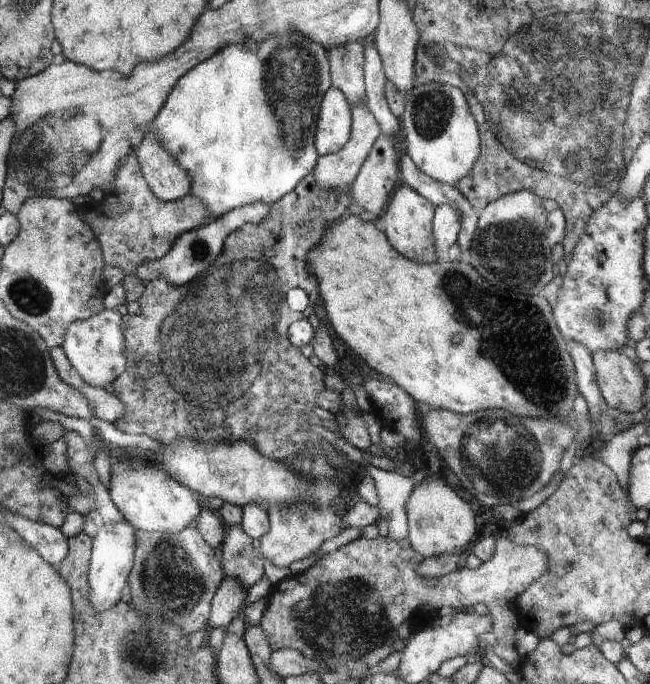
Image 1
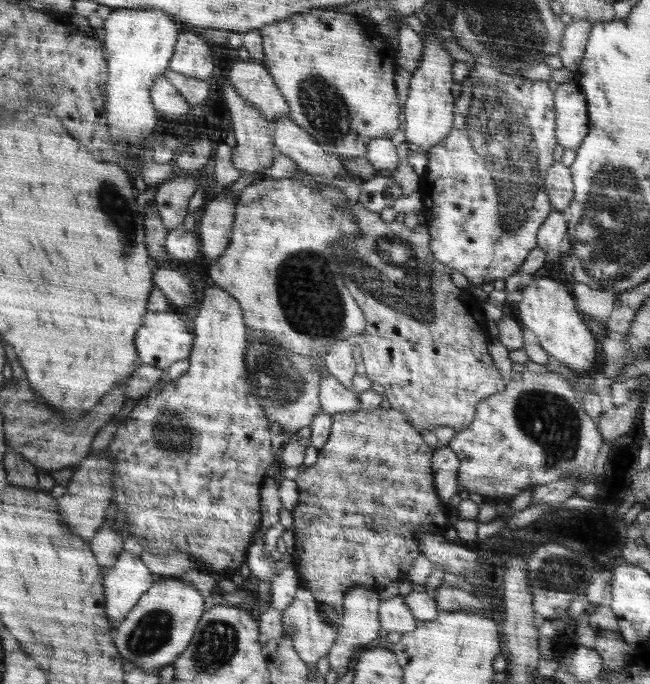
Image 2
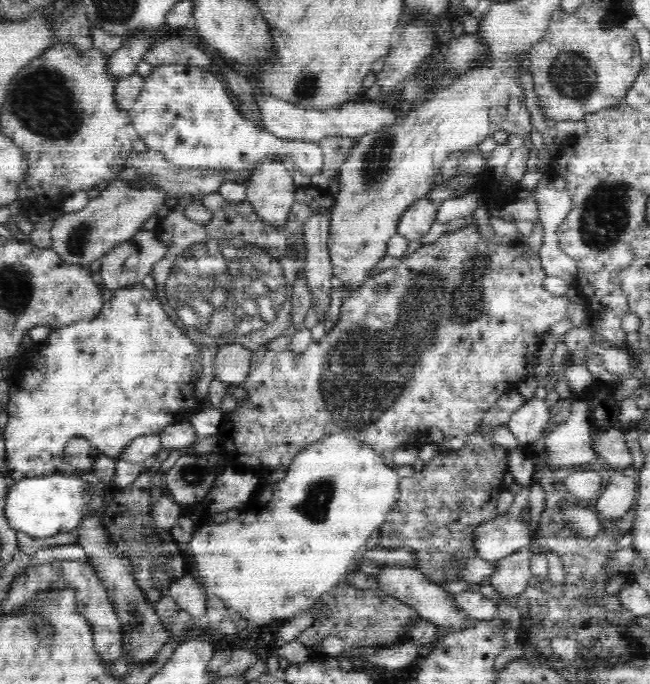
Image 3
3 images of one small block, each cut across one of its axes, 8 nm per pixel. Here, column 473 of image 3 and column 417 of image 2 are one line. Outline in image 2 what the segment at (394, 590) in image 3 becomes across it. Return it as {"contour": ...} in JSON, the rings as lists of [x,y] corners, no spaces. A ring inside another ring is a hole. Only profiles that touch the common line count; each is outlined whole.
{"contour":[[[401,595],[383,601],[380,610],[380,622],[383,623],[386,634],[391,632],[410,632],[416,628],[418,621],[412,615]]]}

